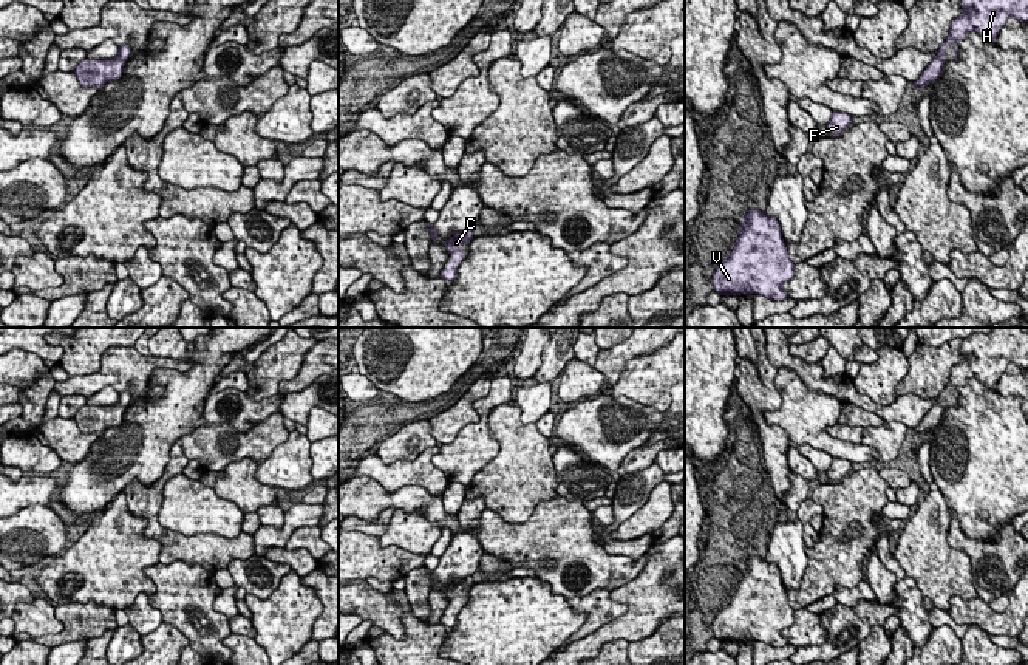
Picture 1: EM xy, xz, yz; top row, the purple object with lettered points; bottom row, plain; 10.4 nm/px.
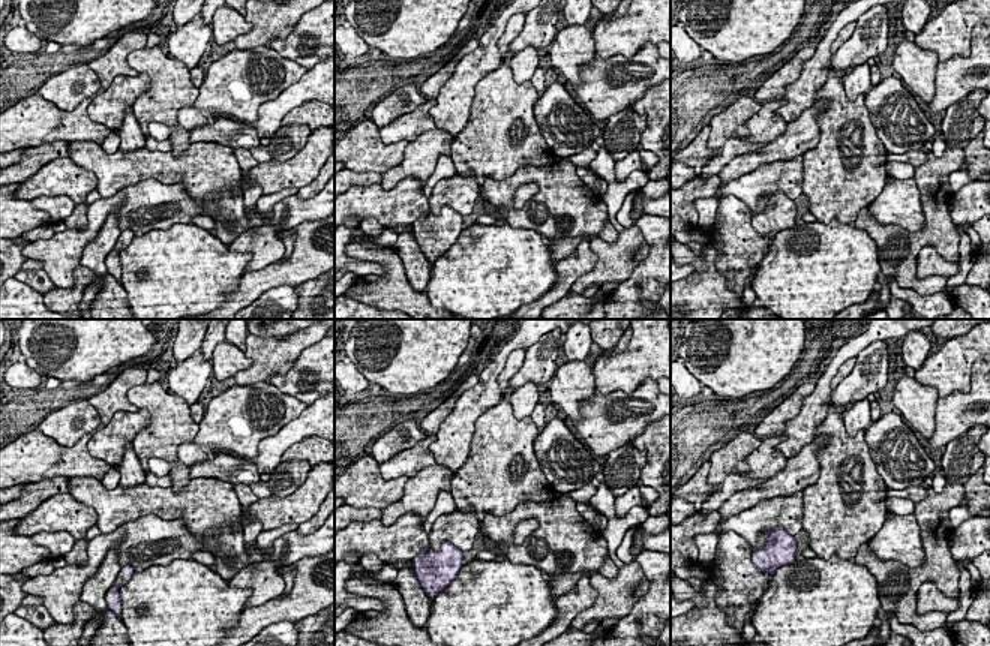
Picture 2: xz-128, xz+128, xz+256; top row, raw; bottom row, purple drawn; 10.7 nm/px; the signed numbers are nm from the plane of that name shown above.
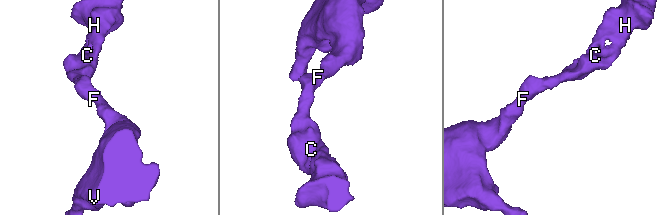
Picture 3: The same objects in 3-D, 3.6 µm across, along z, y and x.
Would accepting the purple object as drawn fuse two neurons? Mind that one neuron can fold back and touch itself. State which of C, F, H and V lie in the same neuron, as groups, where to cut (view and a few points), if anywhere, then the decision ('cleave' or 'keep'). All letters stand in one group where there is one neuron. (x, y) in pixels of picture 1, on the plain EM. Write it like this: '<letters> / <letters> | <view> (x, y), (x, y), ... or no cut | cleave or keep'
C F H V | no cut | keep

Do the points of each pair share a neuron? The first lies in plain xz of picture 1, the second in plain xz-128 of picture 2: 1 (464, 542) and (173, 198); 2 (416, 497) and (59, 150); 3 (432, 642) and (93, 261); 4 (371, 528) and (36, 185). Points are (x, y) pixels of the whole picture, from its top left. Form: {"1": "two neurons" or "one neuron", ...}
{"1": "two neurons", "2": "two neurons", "3": "two neurons", "4": "two neurons"}

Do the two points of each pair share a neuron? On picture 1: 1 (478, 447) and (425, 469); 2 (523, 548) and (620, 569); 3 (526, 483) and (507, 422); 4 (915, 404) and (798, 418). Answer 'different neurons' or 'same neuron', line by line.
1: different neurons
2: same neuron
3: same neuron
4: different neurons

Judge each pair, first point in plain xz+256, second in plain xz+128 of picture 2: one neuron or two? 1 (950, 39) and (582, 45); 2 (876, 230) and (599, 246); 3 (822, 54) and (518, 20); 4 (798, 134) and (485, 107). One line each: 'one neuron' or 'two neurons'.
1: two neurons
2: two neurons
3: two neurons
4: two neurons

